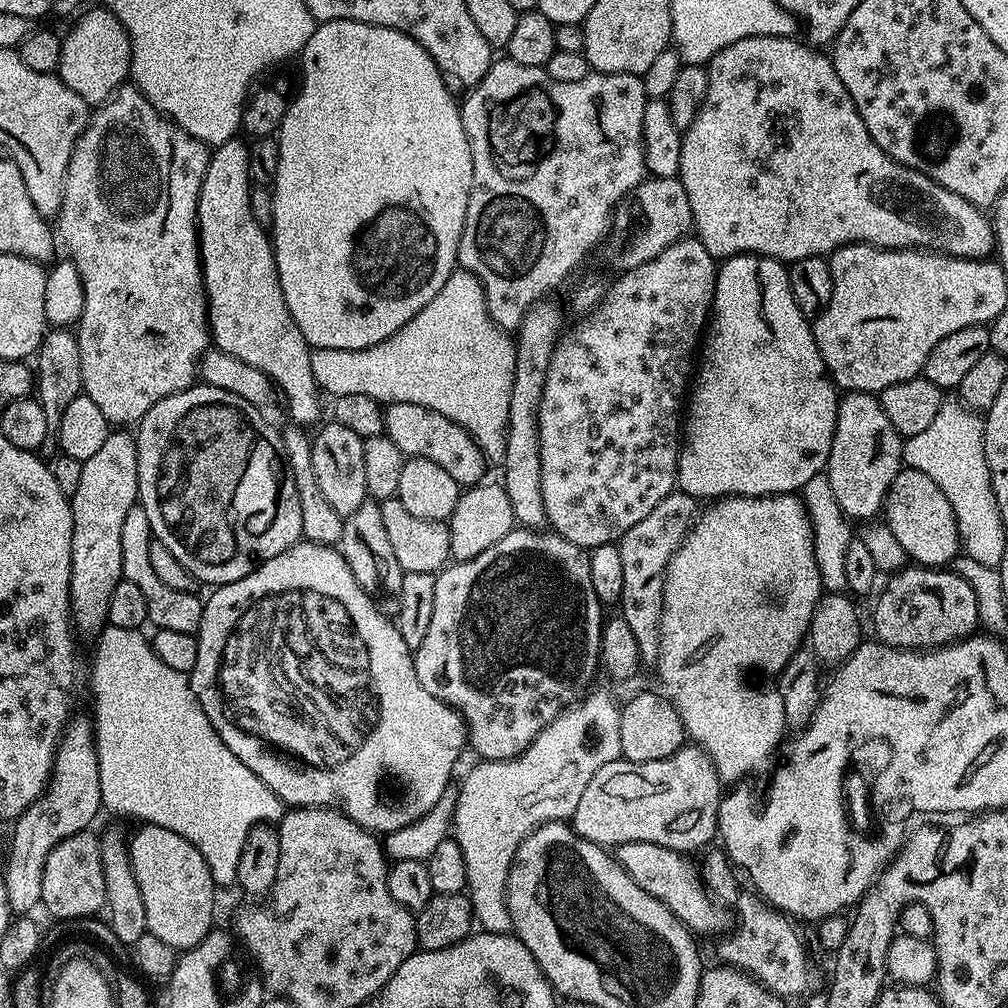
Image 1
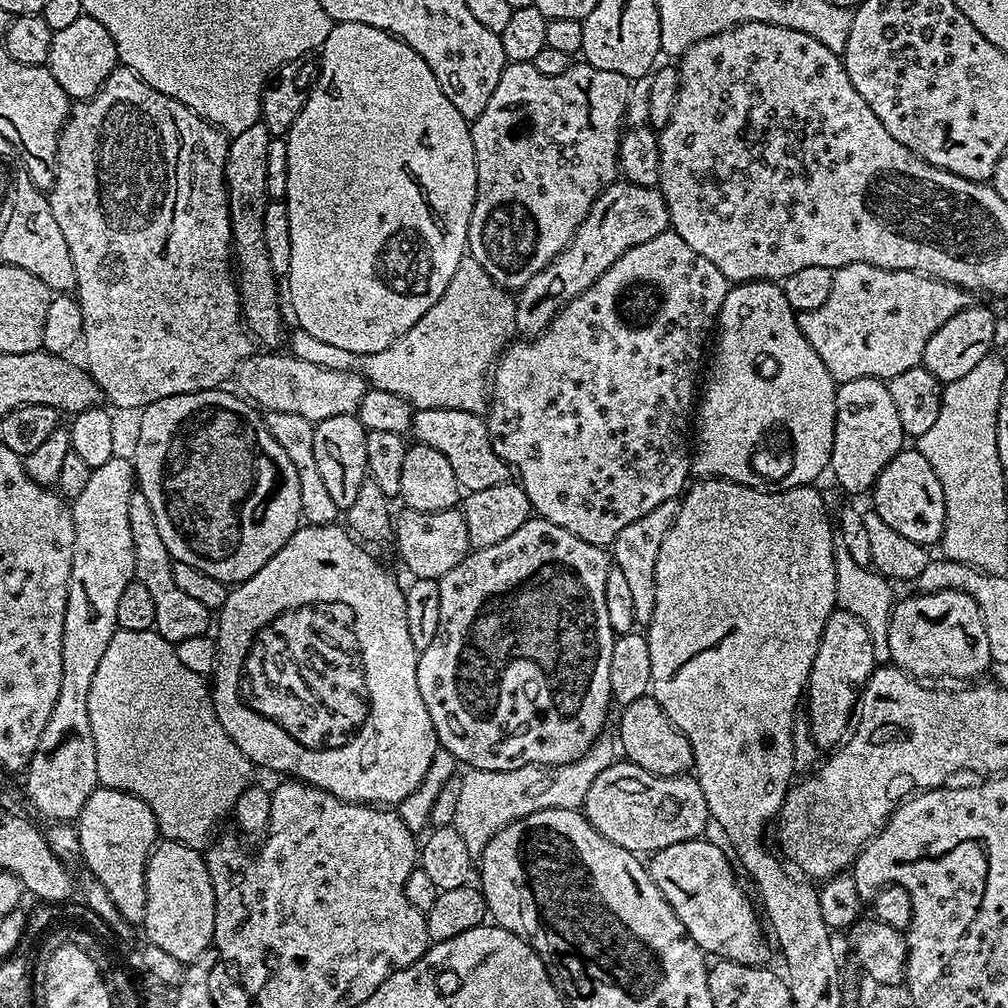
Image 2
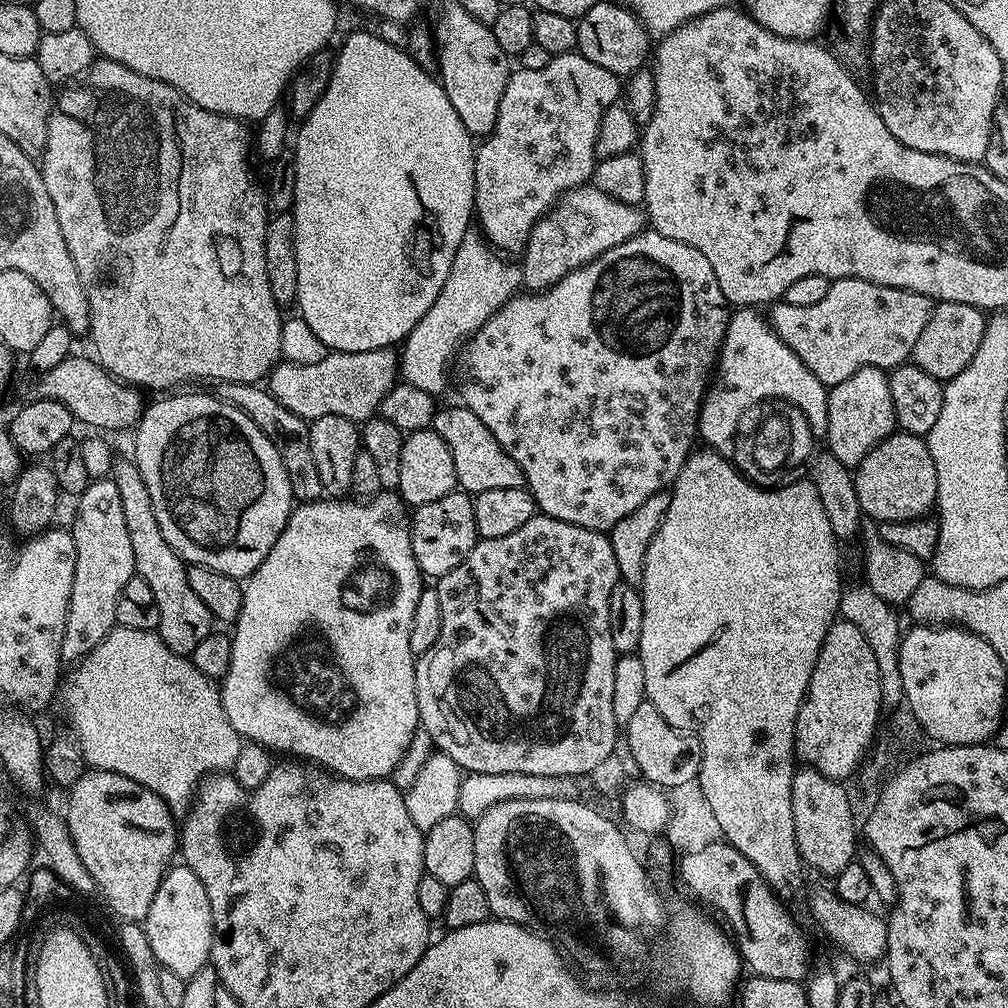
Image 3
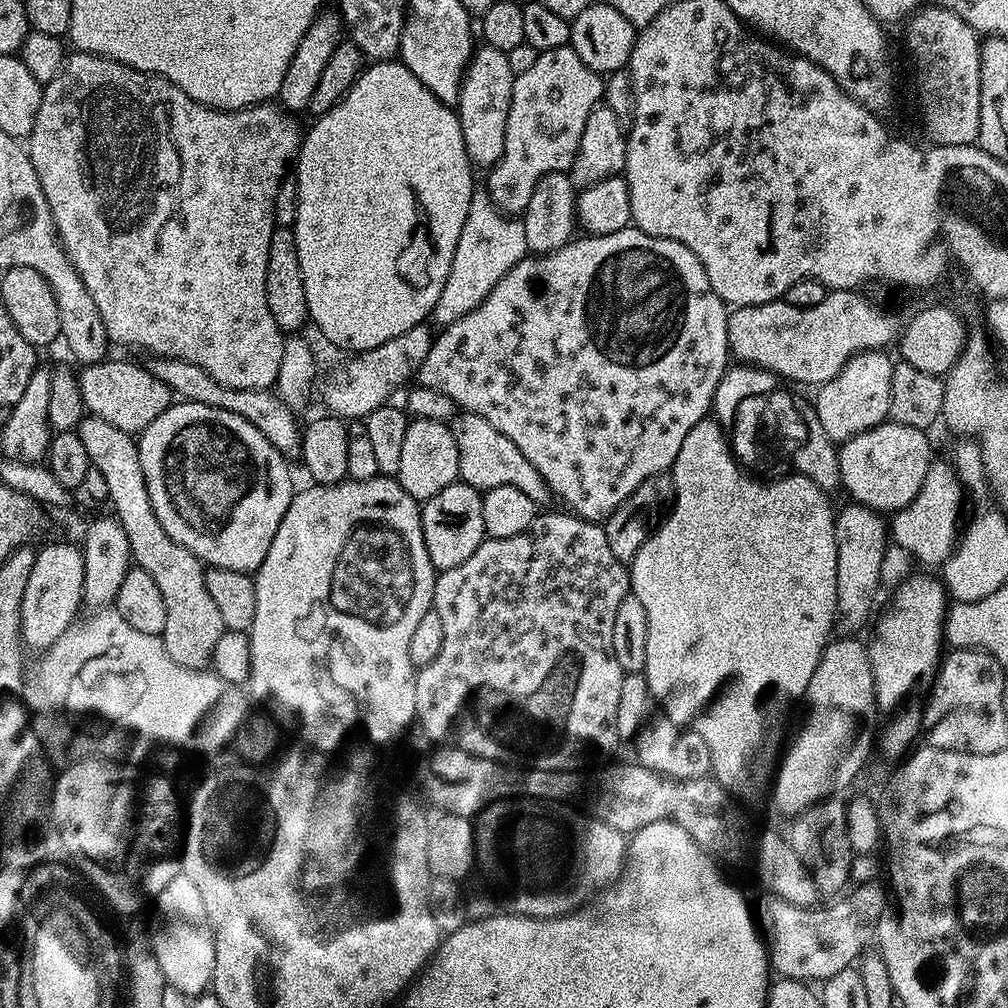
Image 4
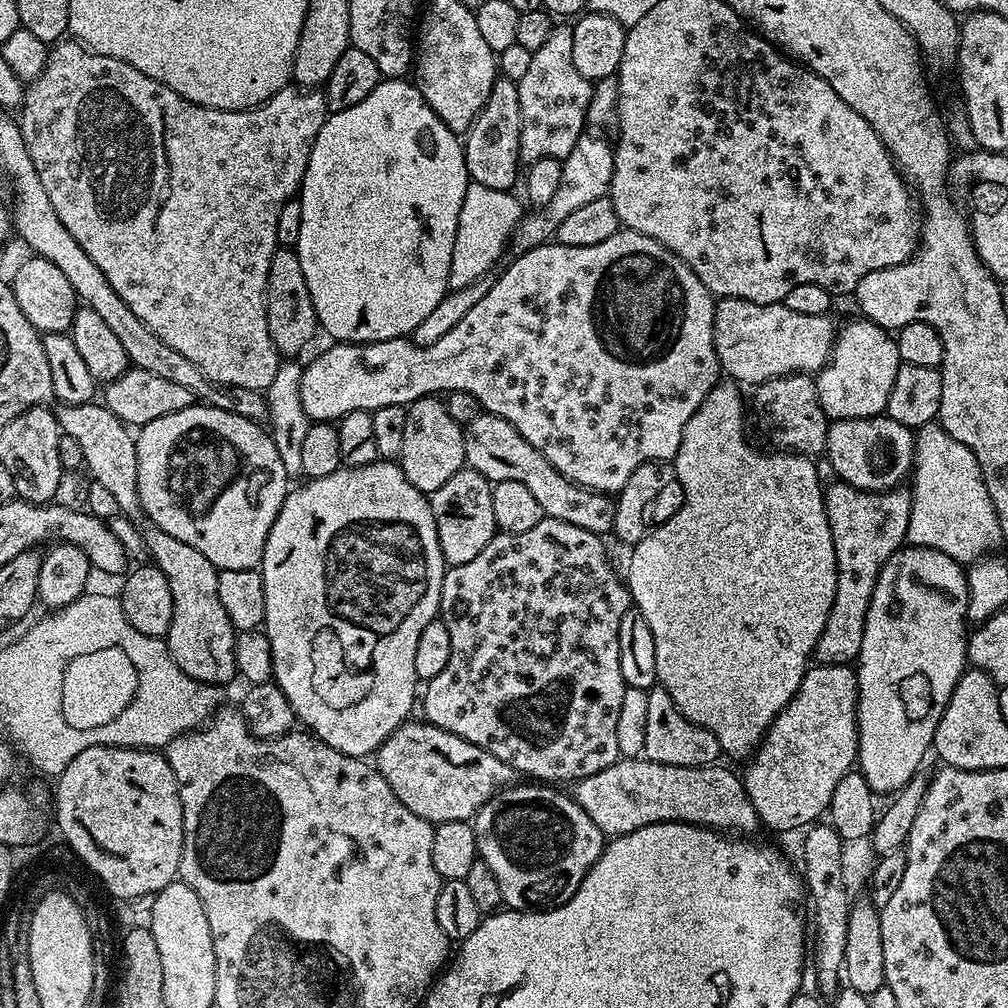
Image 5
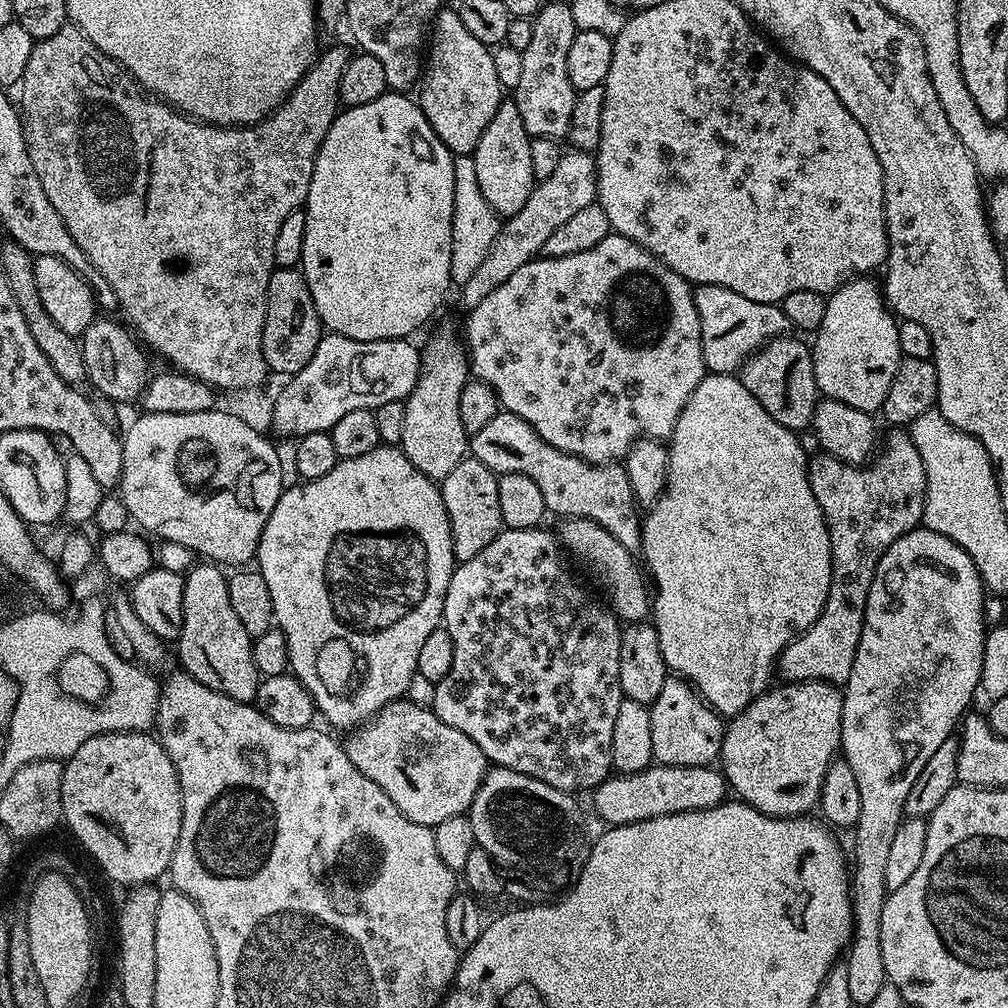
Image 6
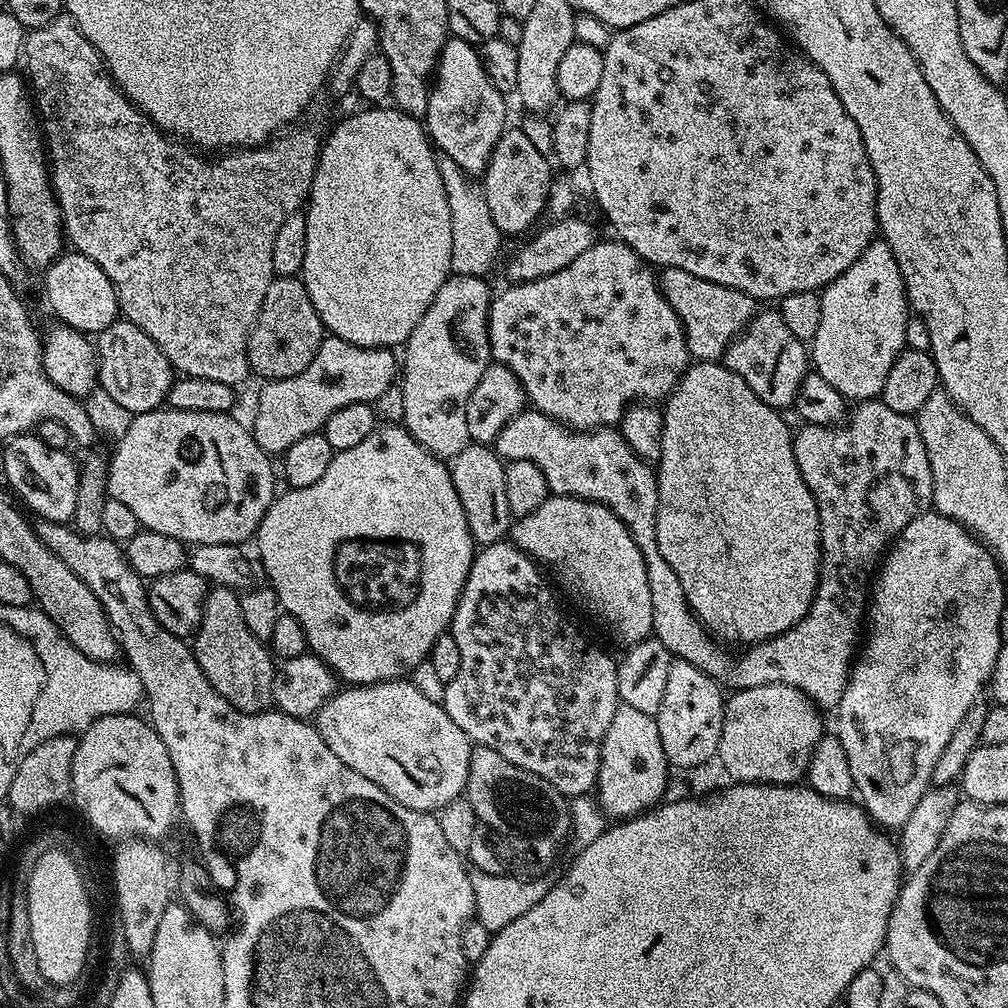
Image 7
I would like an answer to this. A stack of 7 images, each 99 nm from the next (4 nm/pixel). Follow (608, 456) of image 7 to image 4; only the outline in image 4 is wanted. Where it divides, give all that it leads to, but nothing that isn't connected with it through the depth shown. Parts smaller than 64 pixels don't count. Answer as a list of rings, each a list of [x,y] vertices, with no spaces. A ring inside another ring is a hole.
[[[461,411],[451,422],[450,427],[454,434],[454,446],[458,446],[458,470],[459,479],[464,483],[481,490],[487,490],[494,486],[514,486],[522,490],[529,498],[534,498],[538,506],[544,506],[550,500],[550,493],[542,474],[534,470],[522,450],[506,438],[499,430],[494,430],[486,418],[482,418],[473,412]],[[848,502],[844,509],[835,513],[836,549],[838,550],[838,598],[836,599],[835,627],[841,633],[856,634],[860,627],[873,615],[872,603],[876,600],[876,591],[880,588],[880,571],[884,568],[884,551],[890,548],[890,528],[885,517],[879,512],[855,502]]]

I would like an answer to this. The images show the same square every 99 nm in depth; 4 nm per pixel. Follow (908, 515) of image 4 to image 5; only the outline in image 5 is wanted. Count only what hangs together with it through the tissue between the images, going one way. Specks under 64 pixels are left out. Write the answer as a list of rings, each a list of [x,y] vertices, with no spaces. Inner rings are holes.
[[[939,422],[915,429],[914,435],[916,458],[910,473],[912,505],[907,543],[913,548],[942,550],[961,566],[984,559],[1002,537],[978,458],[974,458],[970,446],[958,442]]]

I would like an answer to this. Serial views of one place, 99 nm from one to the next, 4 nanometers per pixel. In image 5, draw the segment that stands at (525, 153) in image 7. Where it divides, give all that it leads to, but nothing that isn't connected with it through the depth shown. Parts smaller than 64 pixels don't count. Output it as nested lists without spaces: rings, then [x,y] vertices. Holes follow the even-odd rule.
[[[497,78],[480,113],[463,133],[462,143],[466,170],[471,183],[490,186],[490,190],[509,191],[522,172],[520,158],[520,130],[522,106],[518,106],[518,86],[515,80]]]

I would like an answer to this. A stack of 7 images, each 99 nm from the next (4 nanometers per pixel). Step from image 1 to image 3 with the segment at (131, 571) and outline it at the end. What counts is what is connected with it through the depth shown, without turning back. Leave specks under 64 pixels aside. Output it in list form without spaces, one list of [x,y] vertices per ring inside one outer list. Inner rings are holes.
[[[117,459],[112,466],[111,480],[118,486],[118,498],[122,498],[122,515],[126,517],[126,526],[130,530],[130,546],[134,549],[136,575],[144,579],[154,593],[154,602],[158,602],[160,626],[158,635],[176,656],[191,657],[194,646],[202,642],[214,630],[214,621],[210,610],[198,599],[198,594],[190,590],[186,562],[162,538],[158,518],[154,518],[154,506],[150,502],[150,490],[146,490],[146,481],[138,470],[135,459]]]

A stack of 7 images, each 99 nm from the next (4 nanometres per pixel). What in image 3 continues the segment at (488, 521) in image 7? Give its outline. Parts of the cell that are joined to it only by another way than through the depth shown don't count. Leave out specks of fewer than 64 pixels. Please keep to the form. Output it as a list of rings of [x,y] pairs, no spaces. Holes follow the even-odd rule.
[[[457,490],[446,494],[446,498],[418,506],[411,513],[410,546],[414,550],[414,562],[418,562],[425,577],[439,578],[450,574],[450,570],[454,570],[454,566],[462,563],[470,550],[474,550],[478,537],[472,502],[473,497],[469,493]]]

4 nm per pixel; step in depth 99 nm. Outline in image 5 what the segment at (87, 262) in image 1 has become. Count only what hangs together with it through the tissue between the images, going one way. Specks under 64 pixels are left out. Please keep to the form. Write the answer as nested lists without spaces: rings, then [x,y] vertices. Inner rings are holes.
[[[65,38],[49,47],[42,74],[38,74],[38,78],[25,87],[18,109],[18,123],[30,162],[34,162],[34,170],[38,170],[38,178],[54,205],[54,211],[58,213],[58,218],[62,218],[62,226],[66,226],[66,230],[74,234],[74,242],[78,242],[78,246],[90,254],[90,262],[94,262],[94,266],[106,274],[106,282],[114,286],[118,298],[122,298],[122,302],[126,302],[126,306],[130,306],[130,310],[134,310],[140,321],[154,330],[154,334],[158,334],[166,346],[190,358],[190,362],[194,362],[194,366],[198,366],[206,378],[215,384],[246,386],[258,392],[267,390],[270,382],[274,382],[274,374],[278,374],[278,366],[282,362],[270,338],[266,299],[270,262],[278,247],[278,214],[282,214],[284,203],[299,193],[306,166],[310,162],[310,150],[314,150],[314,138],[318,138],[318,130],[322,130],[329,115],[323,91],[301,90],[296,86],[285,86],[256,108],[241,112],[198,106],[170,90],[170,86],[142,74],[142,70],[134,70],[134,66],[118,58],[103,56],[91,48],[85,48],[75,39]]]

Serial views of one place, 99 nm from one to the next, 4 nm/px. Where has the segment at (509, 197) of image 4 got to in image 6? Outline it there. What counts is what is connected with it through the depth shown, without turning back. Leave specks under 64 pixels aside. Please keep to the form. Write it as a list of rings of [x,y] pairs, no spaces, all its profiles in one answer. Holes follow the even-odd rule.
[[[567,2],[545,3],[540,11],[531,17],[531,22],[534,31],[530,42],[526,45],[526,50],[522,52],[522,79],[518,81],[518,86],[514,89],[514,99],[518,106],[518,114],[522,114],[522,122],[529,136],[559,141],[567,137],[570,114],[574,114],[577,91],[566,74],[566,62],[567,55],[570,54],[570,42],[574,42],[578,29],[574,22],[574,14]]]

